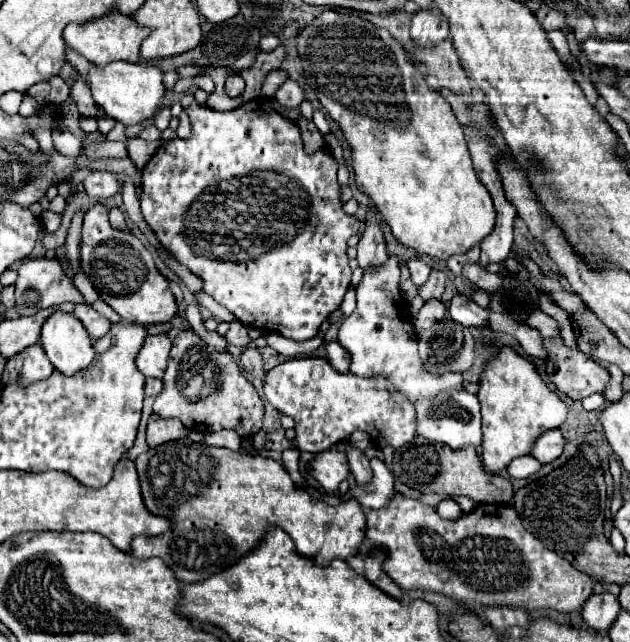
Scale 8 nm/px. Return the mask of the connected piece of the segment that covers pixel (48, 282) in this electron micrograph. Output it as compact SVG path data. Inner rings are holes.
M32 258L22 262L19 266L16 280L16 306L14 310L20 316L32 316L36 310L44 310L50 306L60 306L62 302L84 302L72 280L64 274L61 263L57 258L46 260L46 258Z

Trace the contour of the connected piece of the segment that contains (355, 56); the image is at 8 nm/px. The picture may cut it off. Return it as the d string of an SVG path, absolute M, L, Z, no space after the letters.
M328 10L302 28L296 38L296 48L302 58L306 82L314 88L326 112L340 124L352 146L352 166L360 190L368 194L372 206L392 228L394 238L414 248L418 254L438 260L466 254L470 248L478 246L486 234L494 230L496 212L492 208L492 198L474 174L465 134L450 104L440 92L426 86L424 76L416 72L402 44L398 44L388 30L376 28L360 16Z

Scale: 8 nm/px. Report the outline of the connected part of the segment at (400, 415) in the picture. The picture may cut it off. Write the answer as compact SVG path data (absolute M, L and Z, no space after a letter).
M300 358L278 364L266 372L264 394L278 412L294 418L296 438L290 444L300 452L324 452L332 444L350 438L356 430L370 434L378 448L392 446L394 450L416 436L416 410L388 380L382 376L360 378L338 374L324 358Z

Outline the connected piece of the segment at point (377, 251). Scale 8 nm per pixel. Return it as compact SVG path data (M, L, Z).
M370 208L368 216L366 216L366 228L360 236L358 242L358 264L360 268L368 268L368 266L378 266L388 258L386 252L386 240L384 240L384 232L376 220L376 210Z

